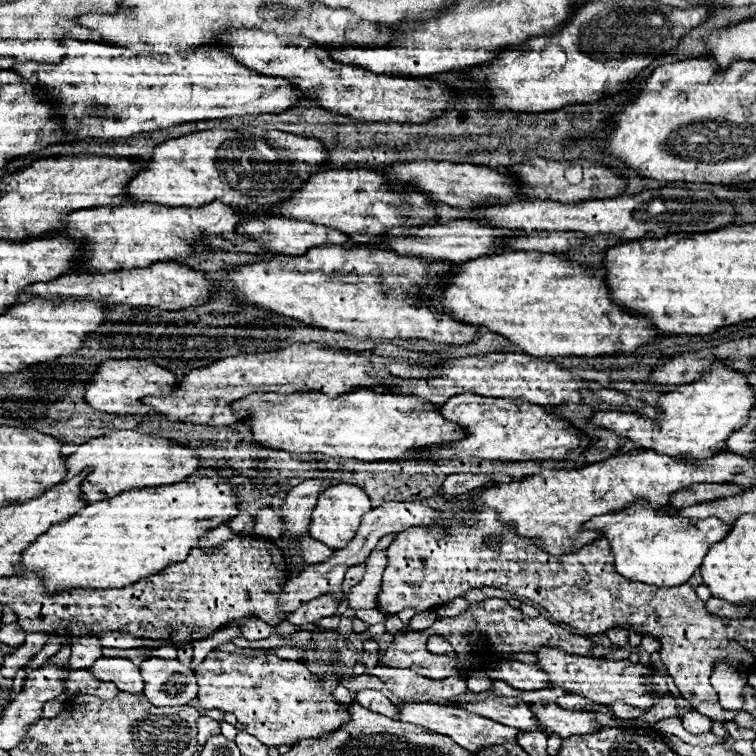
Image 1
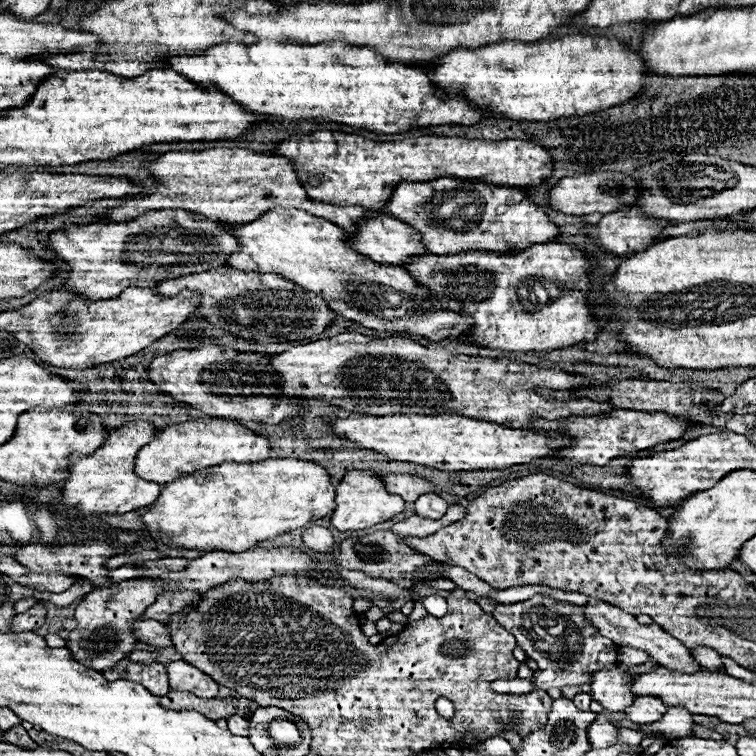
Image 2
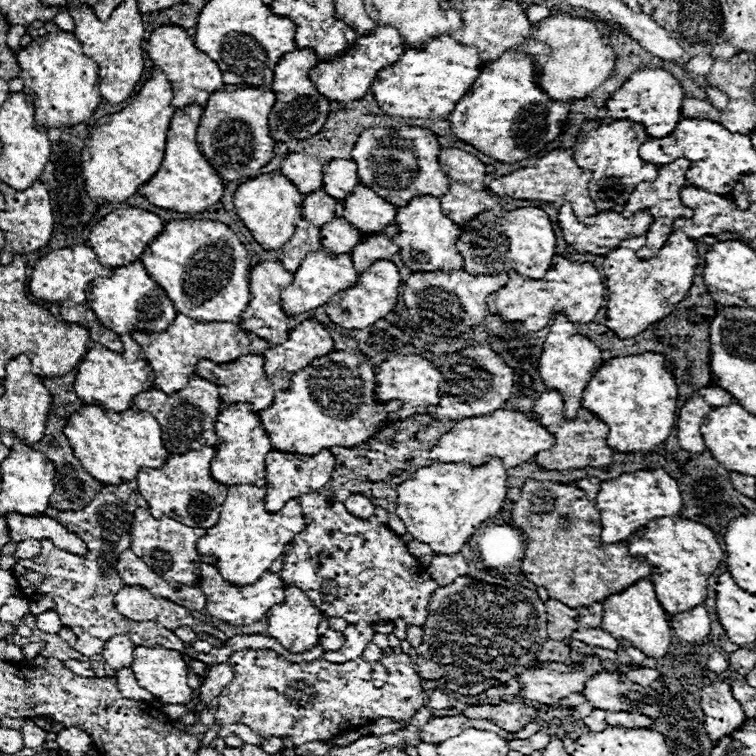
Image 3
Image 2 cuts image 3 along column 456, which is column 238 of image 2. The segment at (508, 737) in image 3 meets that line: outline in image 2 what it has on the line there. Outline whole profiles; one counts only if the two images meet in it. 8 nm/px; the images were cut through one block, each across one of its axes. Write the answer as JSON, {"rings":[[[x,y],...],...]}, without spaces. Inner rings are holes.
{"rings":[[[230,716],[228,718],[228,730],[230,732],[236,732],[236,734],[242,734],[242,736],[248,736],[248,730],[250,728],[250,722],[246,720],[246,718],[242,718],[242,716]]]}

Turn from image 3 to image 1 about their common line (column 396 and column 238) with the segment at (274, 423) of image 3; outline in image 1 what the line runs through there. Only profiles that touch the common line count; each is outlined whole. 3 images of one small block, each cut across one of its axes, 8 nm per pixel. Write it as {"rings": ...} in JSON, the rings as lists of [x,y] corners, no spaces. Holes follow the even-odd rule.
{"rings":[[[318,392],[280,394],[254,394],[232,404],[234,410],[250,410],[252,434],[258,444],[288,452],[322,452],[330,458],[356,458],[364,462],[378,460],[418,460],[422,450],[442,442],[454,442],[464,438],[464,428],[448,422],[440,414],[440,406],[414,396],[394,396],[394,394],[374,394],[374,392],[348,392],[338,398],[329,398]]]}

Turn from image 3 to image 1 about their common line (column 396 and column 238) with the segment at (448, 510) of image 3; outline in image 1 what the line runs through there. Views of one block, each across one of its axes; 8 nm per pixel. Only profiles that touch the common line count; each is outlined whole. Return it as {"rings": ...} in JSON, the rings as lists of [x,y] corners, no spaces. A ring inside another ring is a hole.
{"rings":[[[194,476],[194,480],[188,482],[128,490],[114,498],[88,504],[66,522],[54,524],[24,552],[22,566],[16,568],[16,574],[42,574],[50,594],[70,588],[124,588],[126,584],[134,584],[146,576],[152,576],[154,572],[160,572],[168,564],[186,560],[190,550],[198,548],[198,542],[208,530],[226,526],[228,520],[242,514],[238,504],[238,488],[232,486],[228,478]]]}

